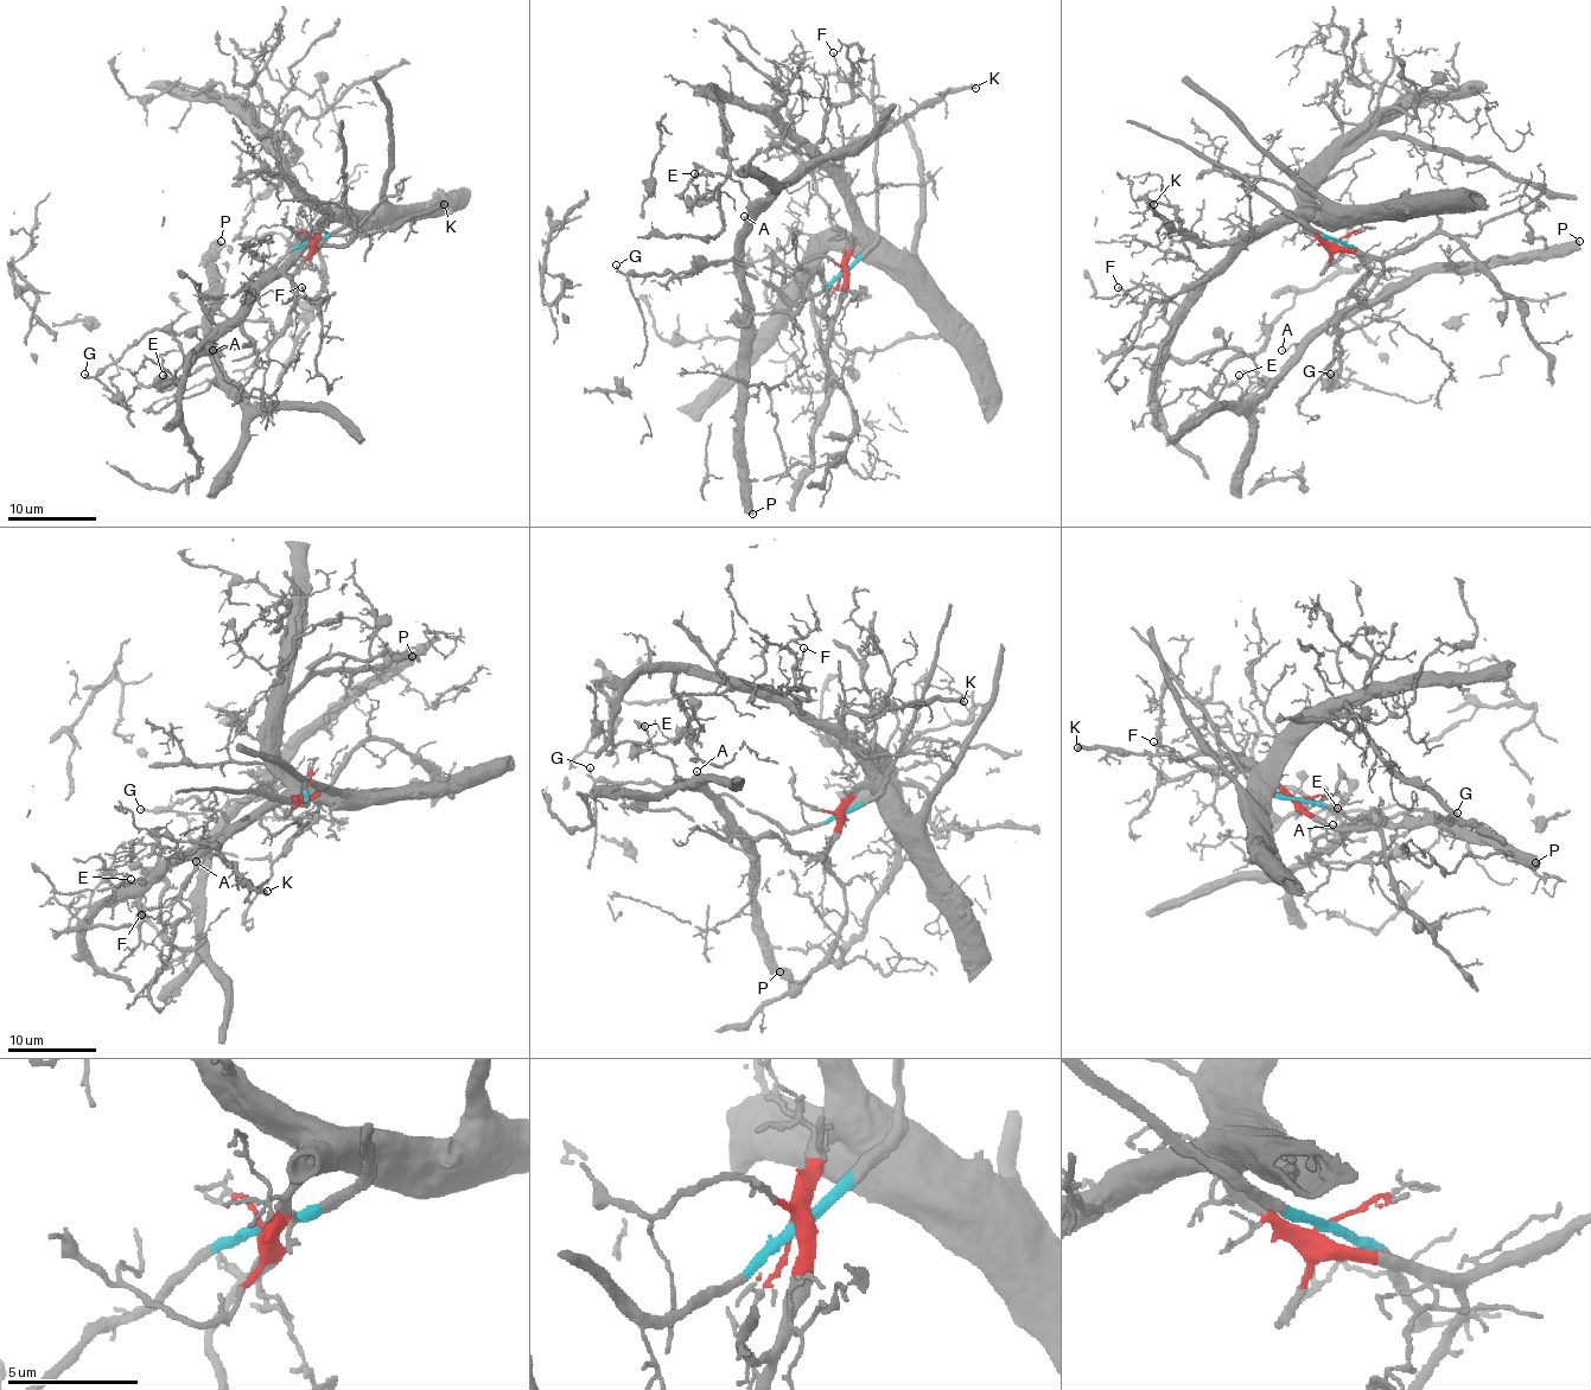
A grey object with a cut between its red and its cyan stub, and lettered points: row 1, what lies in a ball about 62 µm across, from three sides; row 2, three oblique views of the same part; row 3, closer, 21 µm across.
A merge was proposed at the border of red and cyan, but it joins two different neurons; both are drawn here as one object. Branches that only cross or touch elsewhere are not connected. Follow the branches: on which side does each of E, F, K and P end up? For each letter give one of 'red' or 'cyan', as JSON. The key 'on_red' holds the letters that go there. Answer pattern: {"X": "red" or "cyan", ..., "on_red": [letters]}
{"E": "cyan", "F": "red", "K": "red", "P": "cyan", "on_red": ["F", "K"]}

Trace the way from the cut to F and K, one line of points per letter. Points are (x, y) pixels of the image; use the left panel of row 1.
F: (310, 241), (323, 221), (318, 231), (285, 267), (292, 285), (305, 298), (320, 300), (311, 303), (300, 287)
K: (310, 241), (323, 221), (311, 236), (313, 243), (349, 246), (357, 236), (402, 223), (444, 203)

